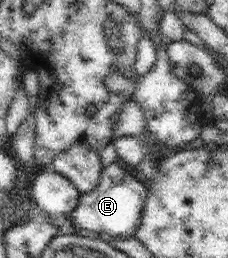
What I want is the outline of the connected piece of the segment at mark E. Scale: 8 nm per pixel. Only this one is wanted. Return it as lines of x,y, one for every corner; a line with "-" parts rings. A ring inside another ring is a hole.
115,161
103,168
100,183
92,191
81,194
78,206
68,214
68,219
73,221
76,229
88,229
125,240
134,236
140,227
148,192
149,188
145,182
134,178

